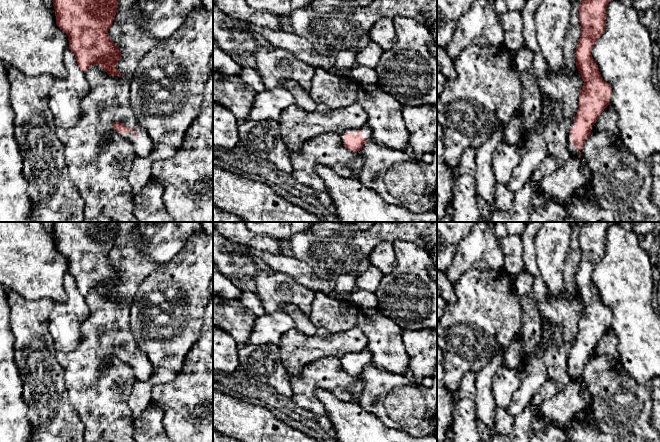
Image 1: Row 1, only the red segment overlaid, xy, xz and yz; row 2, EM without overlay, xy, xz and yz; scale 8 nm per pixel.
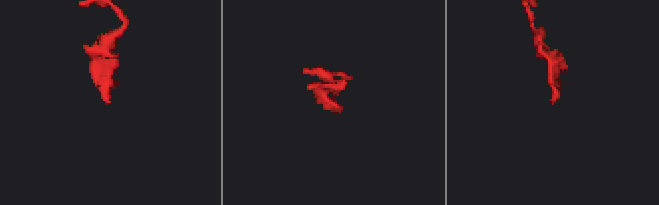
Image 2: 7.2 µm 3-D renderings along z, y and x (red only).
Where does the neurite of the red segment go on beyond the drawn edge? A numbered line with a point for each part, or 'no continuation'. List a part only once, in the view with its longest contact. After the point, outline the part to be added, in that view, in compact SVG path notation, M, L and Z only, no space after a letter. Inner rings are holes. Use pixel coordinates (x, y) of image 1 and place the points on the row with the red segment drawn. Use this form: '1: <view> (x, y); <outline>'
1: xz (367, 132); M366 123L364 126L362 126L362 127L359 128L359 129L350 129L350 130L346 130L345 132L343 132L343 133L340 135L342 144L344 145L344 135L345 135L345 134L348 134L348 133L350 133L350 132L353 132L353 133L355 134L355 136L356 136L356 135L357 135L357 132L358 132L359 130L362 131L362 137L363 137L363 138L367 138L367 139L371 139L371 138L372 138L373 131L372 131L372 129L369 127L369 125Z

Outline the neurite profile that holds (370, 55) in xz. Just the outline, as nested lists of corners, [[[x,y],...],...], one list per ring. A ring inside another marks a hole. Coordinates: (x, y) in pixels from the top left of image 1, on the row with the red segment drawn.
[[[370,42],[366,47],[360,50],[356,57],[356,65],[368,66],[376,69],[384,50],[375,42]]]

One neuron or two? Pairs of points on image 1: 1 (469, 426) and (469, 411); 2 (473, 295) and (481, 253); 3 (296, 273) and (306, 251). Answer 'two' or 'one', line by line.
1: one
2: two
3: two

